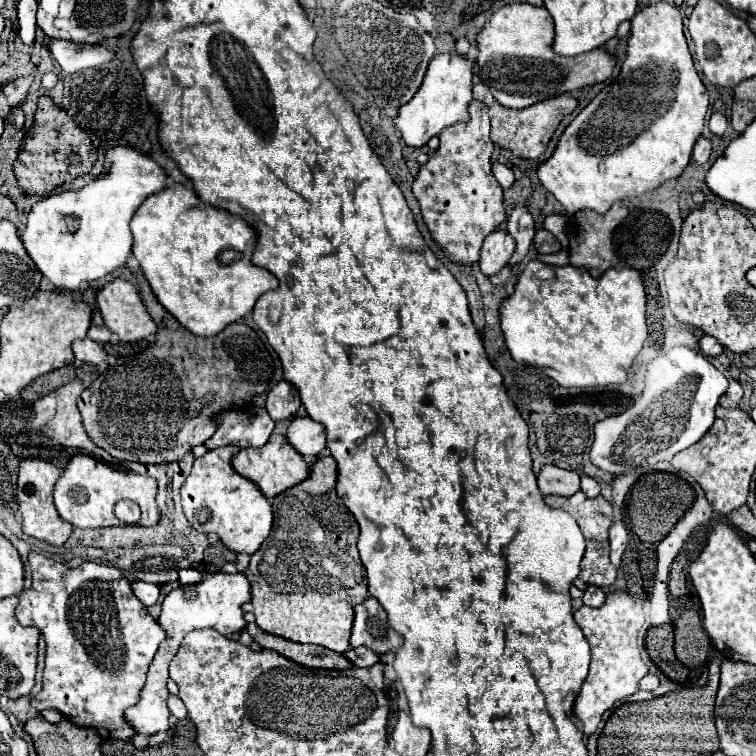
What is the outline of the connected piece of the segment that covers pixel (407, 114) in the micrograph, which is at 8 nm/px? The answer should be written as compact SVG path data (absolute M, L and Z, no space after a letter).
M456 51L440 53L430 61L424 83L418 89L416 97L412 97L408 105L400 107L394 125L408 147L422 147L428 143L430 137L438 135L444 127L450 127L458 121L466 121L470 101L472 101L472 61L460 57Z

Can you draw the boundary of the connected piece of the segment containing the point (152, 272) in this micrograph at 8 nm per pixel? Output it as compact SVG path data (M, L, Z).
M174 183L146 197L146 201L136 209L130 229L134 235L132 253L138 259L154 295L164 309L168 309L186 329L196 335L208 337L220 333L226 325L236 323L250 313L260 295L278 287L278 279L272 273L250 265L250 257L256 247L254 229L246 225L242 217L202 203L196 199L194 189L182 183Z

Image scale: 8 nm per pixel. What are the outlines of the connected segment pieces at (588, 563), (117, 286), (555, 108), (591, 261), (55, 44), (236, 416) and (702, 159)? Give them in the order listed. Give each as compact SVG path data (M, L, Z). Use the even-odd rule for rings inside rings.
M582 491L574 493L572 497L558 497L558 495L548 495L546 503L550 507L560 507L568 511L580 525L582 535L586 537L586 553L580 563L580 575L576 577L574 585L578 589L586 589L588 585L598 585L598 587L610 587L616 579L616 567L610 563L610 547L608 547L608 529L612 525L612 503L608 503L602 495L590 499Z
M114 279L106 283L102 289L96 291L96 307L104 317L104 325L120 337L120 341L140 341L148 335L156 333L156 323L152 317L148 317L148 311L144 309L144 303L140 301L140 295L136 293L136 287L124 279Z
M476 83L474 85L474 99L480 99L488 105L490 109L490 119L492 119L492 141L496 145L500 145L502 149L508 149L512 151L512 155L516 157L522 157L522 159L538 159L544 151L546 151L546 145L550 141L550 137L554 135L556 127L560 125L562 117L572 113L578 105L576 99L572 99L570 95L558 95L558 97L552 97L552 99L546 99L546 101L540 101L528 109L506 109L502 107L490 93L490 89L484 85L484 83Z
M620 201L616 205L612 205L612 209L608 209L604 215L600 215L592 209L584 209L576 215L572 215L566 225L568 239L570 239L570 265L586 267L592 277L600 277L606 269L614 267L618 263L618 259L612 249L612 233L626 219L626 215L628 215L628 209Z
M50 39L48 51L66 73L78 73L114 57L114 53L102 45L80 45L66 39Z
M238 407L224 411L218 417L216 433L204 443L208 449L236 445L236 447L262 447L272 435L274 421L262 407Z
M700 137L694 145L694 153L692 153L692 159L696 163L706 163L708 157L710 157L710 151L712 151L712 141L706 139L706 137Z

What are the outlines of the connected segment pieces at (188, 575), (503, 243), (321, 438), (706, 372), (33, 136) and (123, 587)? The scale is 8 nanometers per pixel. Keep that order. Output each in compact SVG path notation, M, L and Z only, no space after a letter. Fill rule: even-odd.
M180 569L178 571L178 583L180 585L192 585L200 581L200 571L198 569Z
M494 231L484 239L482 251L480 251L480 271L486 277L496 275L500 269L504 269L516 249L516 243L512 235L506 231Z
M294 417L286 431L286 439L306 459L308 465L312 465L312 461L316 461L326 447L324 425L310 417Z
M674 347L672 351L654 359L648 365L644 393L636 397L636 401L630 409L596 423L596 427L594 427L596 439L590 449L592 463L612 475L624 475L624 473L630 473L636 467L648 463L648 459L652 463L652 461L674 457L678 451L688 449L690 445L694 445L696 441L700 441L706 435L706 431L714 423L714 409L718 405L718 399L720 399L720 395L726 393L726 389L728 389L728 379L700 351L694 351L688 347Z
M42 97L34 117L30 135L26 135L20 155L14 163L14 173L20 187L32 195L50 195L60 185L72 183L76 177L88 175L98 159L96 147L90 137L68 117L68 113L56 109L48 97Z
M30 553L28 563L32 569L32 587L18 595L20 603L16 607L16 619L20 625L38 627L46 639L46 667L44 667L44 687L32 697L32 707L36 711L56 709L68 721L94 729L104 739L130 739L134 737L132 725L124 719L124 711L138 703L140 691L146 681L148 665L164 641L166 633L148 615L146 607L132 597L130 581L116 567L100 565L94 561L84 561L76 569L52 561L40 553Z

